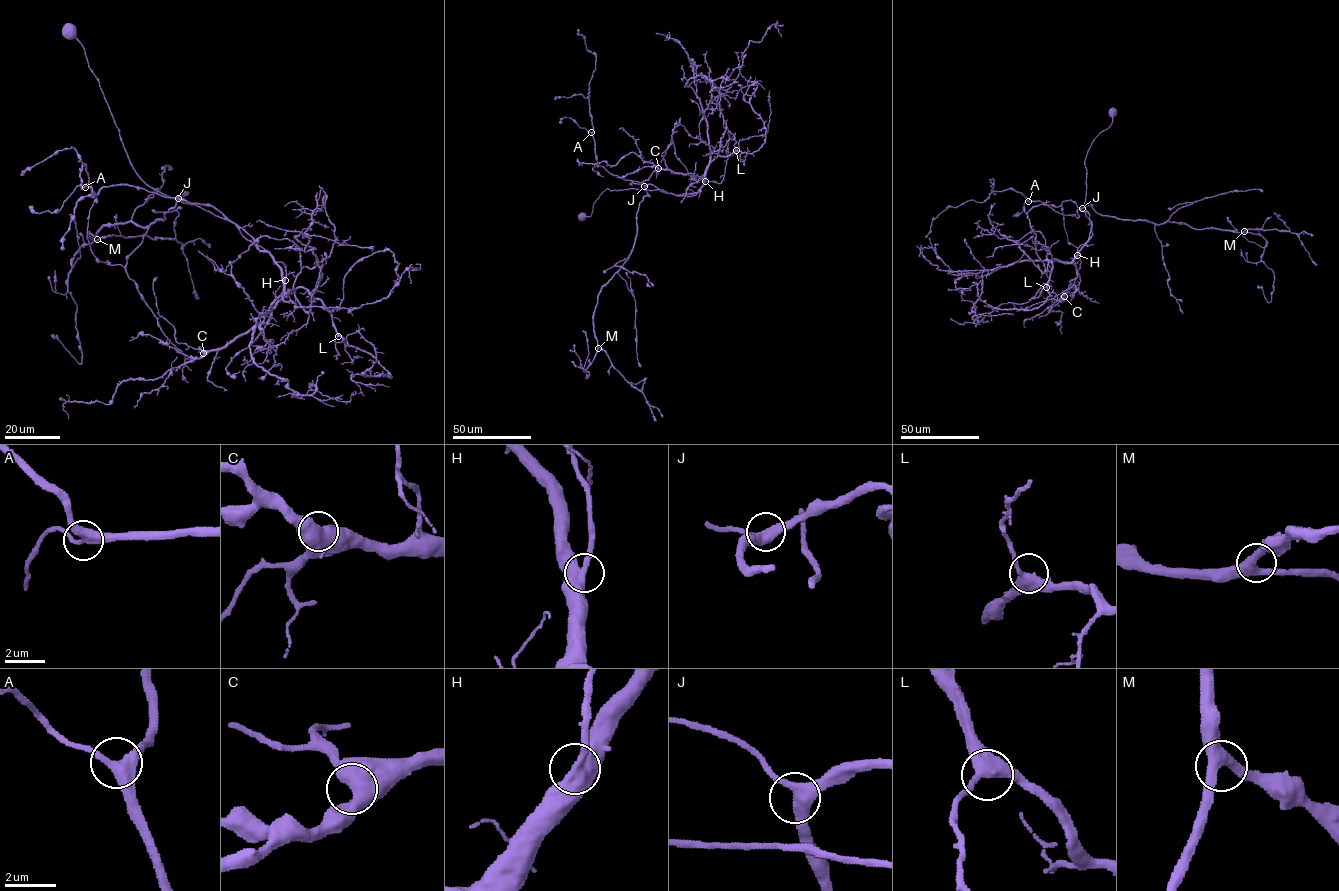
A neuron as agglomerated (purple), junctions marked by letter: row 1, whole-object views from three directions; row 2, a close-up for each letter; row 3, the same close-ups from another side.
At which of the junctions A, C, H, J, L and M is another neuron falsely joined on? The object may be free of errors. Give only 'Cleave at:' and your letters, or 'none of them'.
Cleave at: none of them

